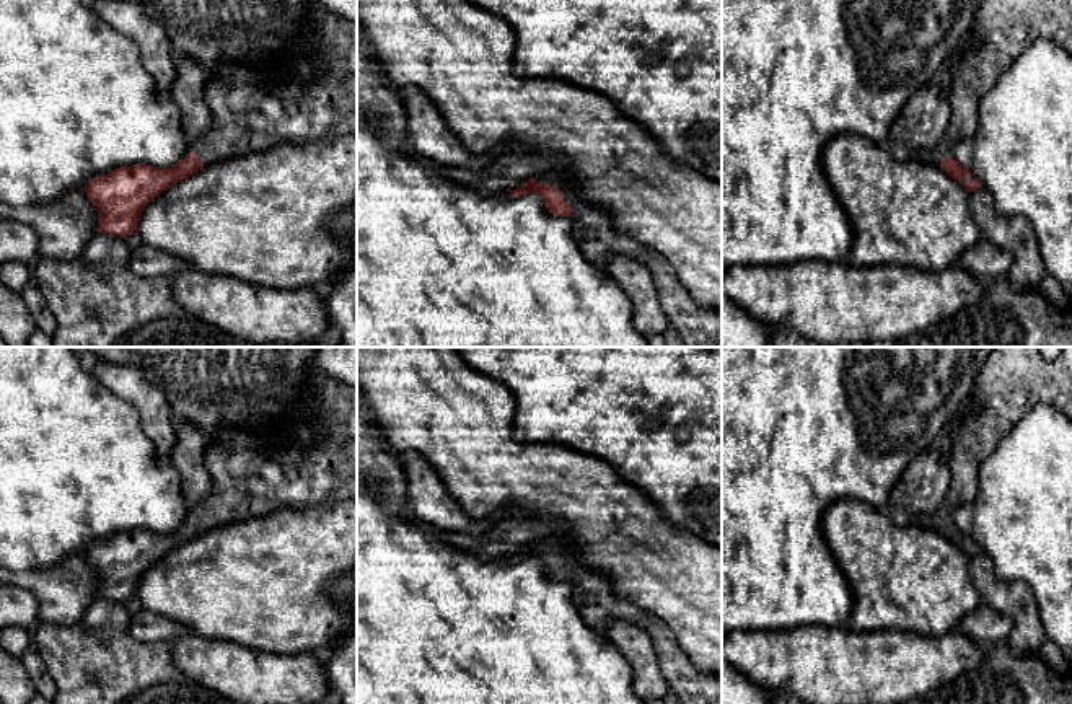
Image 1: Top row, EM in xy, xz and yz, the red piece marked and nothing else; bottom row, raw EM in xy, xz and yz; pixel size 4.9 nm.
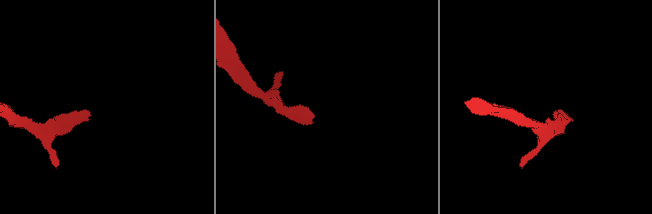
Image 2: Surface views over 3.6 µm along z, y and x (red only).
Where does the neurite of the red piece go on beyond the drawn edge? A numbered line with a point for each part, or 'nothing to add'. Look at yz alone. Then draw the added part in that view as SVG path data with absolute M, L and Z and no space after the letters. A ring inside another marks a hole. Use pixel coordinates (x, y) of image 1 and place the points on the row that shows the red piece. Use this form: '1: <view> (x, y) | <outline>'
1: yz (1004, 28) | M984 0L971 31L978 47L955 62L948 129L934 150L922 153L938 165L951 156L956 140L976 132L979 101L1035 41L1049 39L1072 55L1072 0Z

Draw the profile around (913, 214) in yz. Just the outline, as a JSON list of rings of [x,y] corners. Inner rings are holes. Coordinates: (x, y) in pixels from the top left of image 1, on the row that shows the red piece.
[[[842,132],[833,137],[823,152],[826,178],[841,202],[854,231],[854,243],[842,261],[854,267],[906,266],[919,271],[942,272],[978,243],[981,231],[969,210],[969,192],[948,176],[938,163],[924,156],[896,161],[888,145],[867,137]]]

